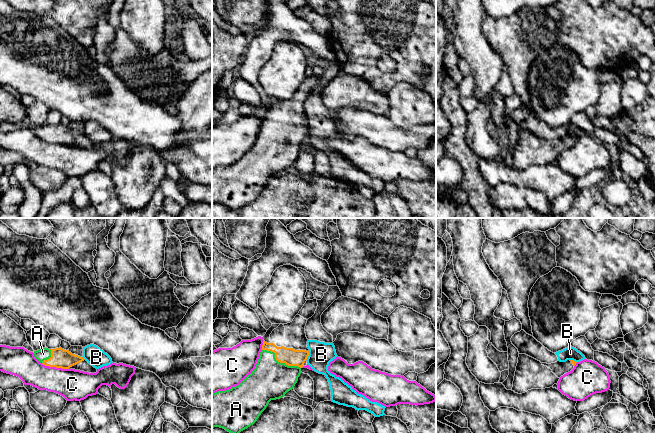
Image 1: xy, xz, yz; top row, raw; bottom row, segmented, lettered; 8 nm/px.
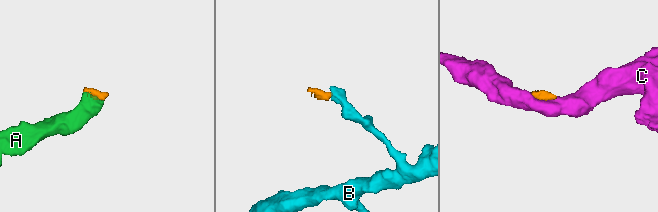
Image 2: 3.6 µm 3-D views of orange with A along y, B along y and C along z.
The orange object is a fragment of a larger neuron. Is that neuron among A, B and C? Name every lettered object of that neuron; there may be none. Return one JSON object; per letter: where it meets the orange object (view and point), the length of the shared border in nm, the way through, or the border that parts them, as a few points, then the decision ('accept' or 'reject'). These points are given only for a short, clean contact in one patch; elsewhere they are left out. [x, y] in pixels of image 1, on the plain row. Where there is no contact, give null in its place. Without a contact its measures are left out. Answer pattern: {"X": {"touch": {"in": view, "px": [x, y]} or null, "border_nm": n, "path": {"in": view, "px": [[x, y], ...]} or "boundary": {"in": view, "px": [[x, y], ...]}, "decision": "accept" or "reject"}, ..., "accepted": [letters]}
{"A": {"touch": {"in": "xz", "px": [279, 137]}, "border_nm": 340, "path": {"in": "xz", "px": [[291, 133], [287, 137], [279, 137], [279, 143], [270, 156]]}, "decision": "accept"}, "B": {"touch": {"in": "xz", "px": [308, 131]}, "border_nm": 80, "boundary": {"in": "xz", "px": [[309, 127], [306, 135]]}, "decision": "reject"}, "C": {"touch": {"in": "xy", "px": [55, 142]}, "border_nm": 220, "boundary": {"in": "xy", "px": [[41, 139], [47, 142], [68, 145]]}, "decision": "reject"}, "accepted": ["A"]}

